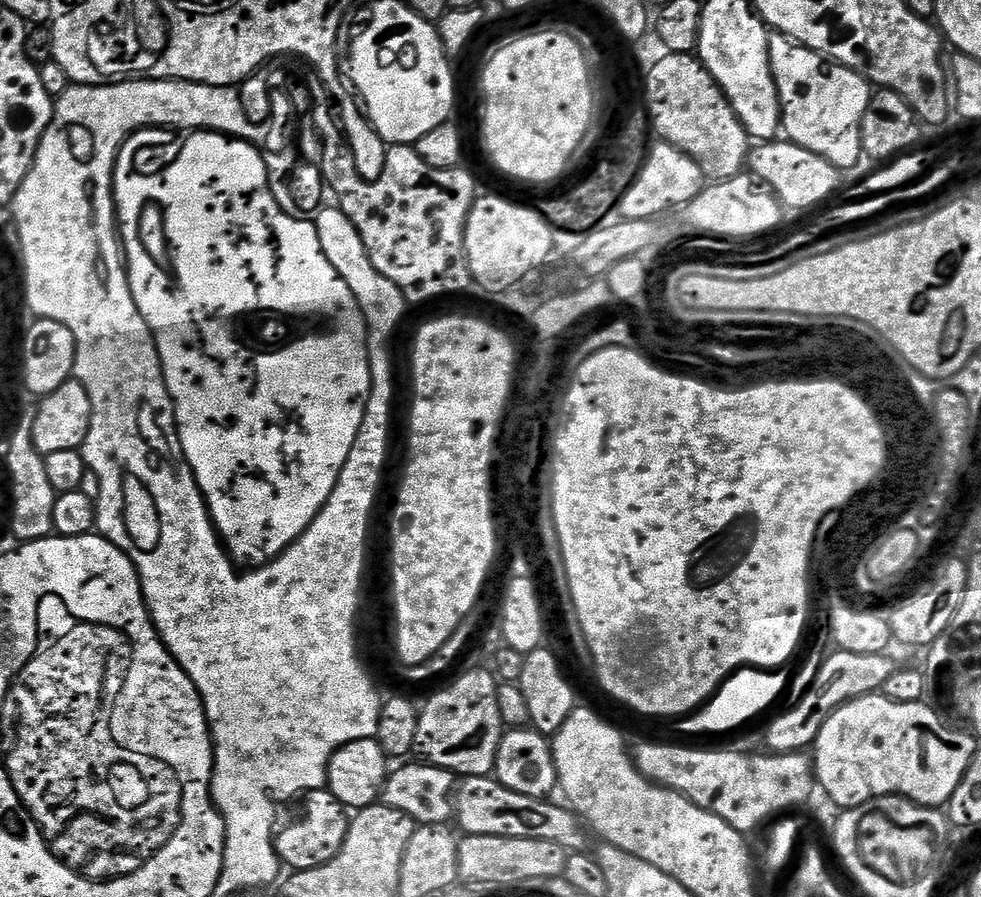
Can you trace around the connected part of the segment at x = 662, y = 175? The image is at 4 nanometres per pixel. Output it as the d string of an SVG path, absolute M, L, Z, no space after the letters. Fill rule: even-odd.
M656 142L651 145L650 151L640 167L638 178L628 187L626 194L620 199L618 212L626 220L651 220L660 218L667 208L679 209L695 198L706 183L703 170L682 150L673 144Z

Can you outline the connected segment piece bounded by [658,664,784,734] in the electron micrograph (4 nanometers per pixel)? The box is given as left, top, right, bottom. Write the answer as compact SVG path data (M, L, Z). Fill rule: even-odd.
M736 664L736 668L728 668L716 684L692 708L684 708L684 712L660 712L660 716L676 716L676 724L680 728L719 728L722 734L728 734L731 728L740 728L747 720L764 712L780 696L784 688L784 680L780 677L781 668L777 664Z

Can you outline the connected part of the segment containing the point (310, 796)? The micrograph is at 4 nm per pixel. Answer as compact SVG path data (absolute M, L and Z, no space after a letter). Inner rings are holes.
M327 790L310 792L303 797L304 813L300 820L293 822L289 828L281 827L274 839L276 841L276 853L280 856L289 869L301 872L310 870L314 866L322 866L330 862L342 850L348 833L348 822L350 819L349 809L334 798L334 794Z

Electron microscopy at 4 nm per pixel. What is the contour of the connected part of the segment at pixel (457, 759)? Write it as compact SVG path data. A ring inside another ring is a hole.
M464 672L449 688L434 693L424 708L422 704L414 752L423 763L445 768L460 778L493 775L496 751L506 729L498 714L498 680L488 672Z

